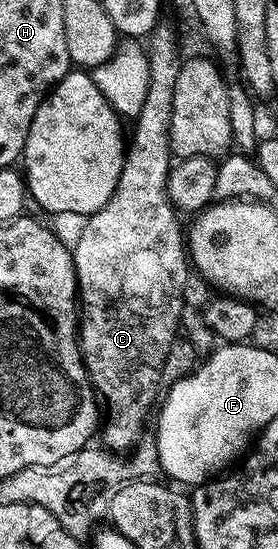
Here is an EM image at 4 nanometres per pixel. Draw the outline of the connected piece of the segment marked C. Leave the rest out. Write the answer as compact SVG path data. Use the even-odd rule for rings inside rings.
M166 19L159 20L157 27L145 38L144 48L150 68L148 95L144 99L144 107L140 107L140 115L133 118L134 134L128 137L126 157L122 160L122 174L116 183L116 191L112 191L108 203L104 203L100 211L85 218L86 226L79 231L78 242L72 245L80 302L78 348L82 350L82 363L86 367L93 392L104 406L104 420L100 425L101 444L119 455L137 446L144 435L145 429L142 428L146 425L146 416L150 408L152 413L159 400L158 385L163 384L164 359L168 351L175 348L174 336L182 321L182 288L188 274L184 229L178 226L179 214L166 193L172 168L172 95L176 95L176 79L180 79L184 54L178 50L178 37Z

